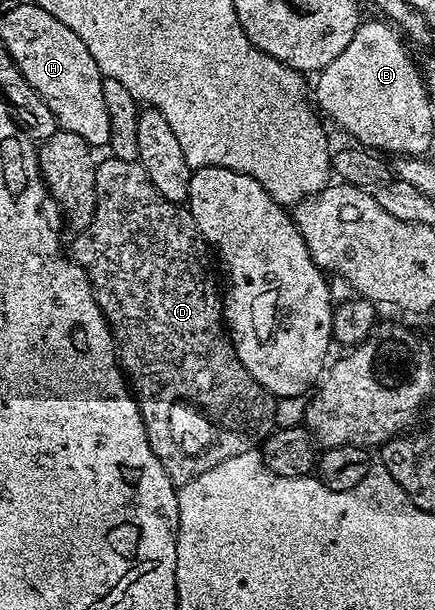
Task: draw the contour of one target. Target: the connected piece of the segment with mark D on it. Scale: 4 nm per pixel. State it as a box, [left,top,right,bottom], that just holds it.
[69,156,275,484]

